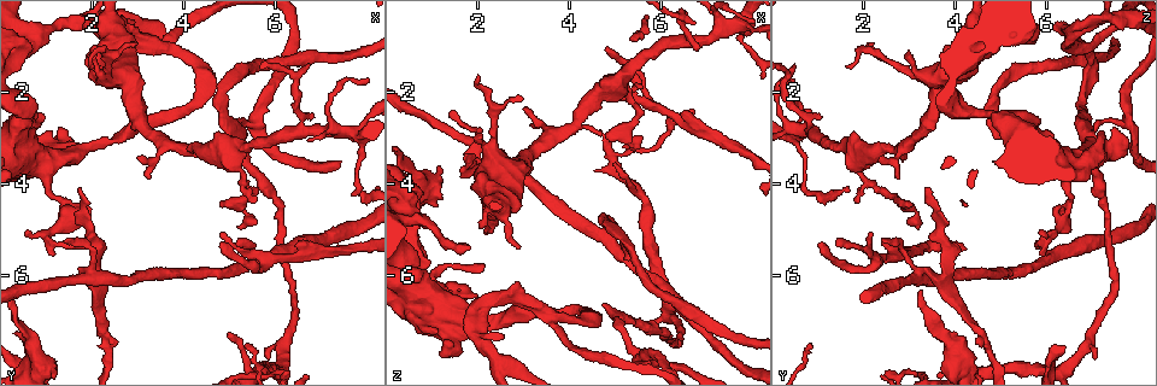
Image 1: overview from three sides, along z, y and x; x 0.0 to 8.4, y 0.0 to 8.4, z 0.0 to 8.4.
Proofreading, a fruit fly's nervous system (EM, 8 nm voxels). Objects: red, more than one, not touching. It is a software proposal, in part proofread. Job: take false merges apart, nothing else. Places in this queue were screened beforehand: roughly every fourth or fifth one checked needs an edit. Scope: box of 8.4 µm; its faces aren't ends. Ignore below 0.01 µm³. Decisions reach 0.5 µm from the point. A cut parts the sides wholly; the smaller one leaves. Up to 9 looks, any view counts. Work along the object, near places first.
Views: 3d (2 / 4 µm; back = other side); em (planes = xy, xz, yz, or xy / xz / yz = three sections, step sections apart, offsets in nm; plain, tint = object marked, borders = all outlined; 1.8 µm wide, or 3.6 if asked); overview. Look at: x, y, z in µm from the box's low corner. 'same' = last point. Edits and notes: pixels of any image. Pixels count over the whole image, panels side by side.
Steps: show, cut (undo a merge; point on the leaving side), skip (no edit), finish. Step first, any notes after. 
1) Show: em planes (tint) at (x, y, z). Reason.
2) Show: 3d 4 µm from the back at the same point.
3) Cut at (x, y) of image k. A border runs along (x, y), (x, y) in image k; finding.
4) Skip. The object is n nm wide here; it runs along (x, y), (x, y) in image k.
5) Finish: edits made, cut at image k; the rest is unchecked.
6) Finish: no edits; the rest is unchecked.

Show: em 3.6 µm planes (tint) at (3.65, 1.00, 7.00). Arms part here.

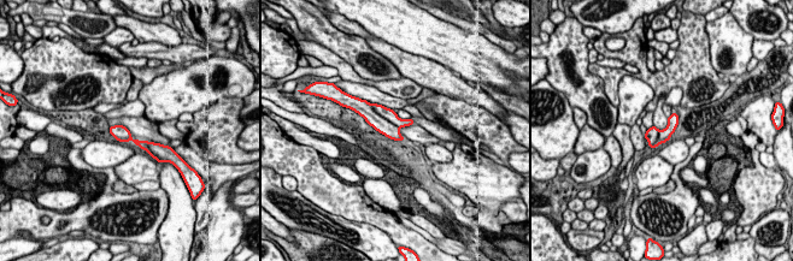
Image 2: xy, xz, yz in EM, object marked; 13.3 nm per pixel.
Skip. It runs along (112, 129), (154, 150) in image 2; one cell here.

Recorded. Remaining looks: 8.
Show: 3d 2 µm at (5.55, 2.60, 7.70).

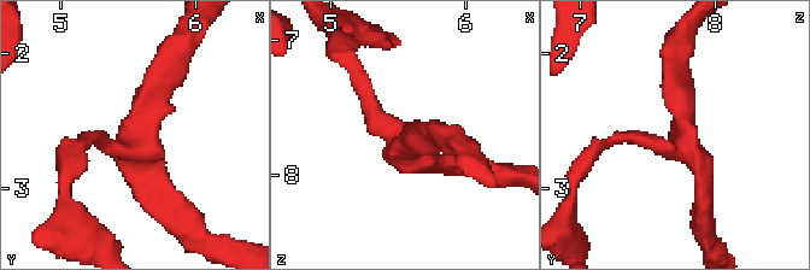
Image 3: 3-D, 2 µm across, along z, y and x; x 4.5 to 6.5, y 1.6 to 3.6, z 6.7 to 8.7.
Show: em yz step 16 (tint) at (5.60, 2.56, 7.74). 3 arms meet here; shape alone is not enough.

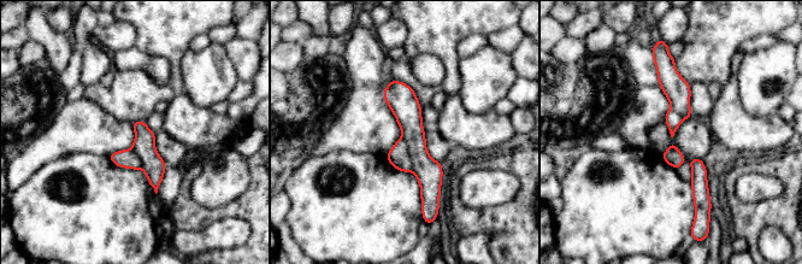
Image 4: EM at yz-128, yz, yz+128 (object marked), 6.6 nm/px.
Show: em planes (tint) at the same point.

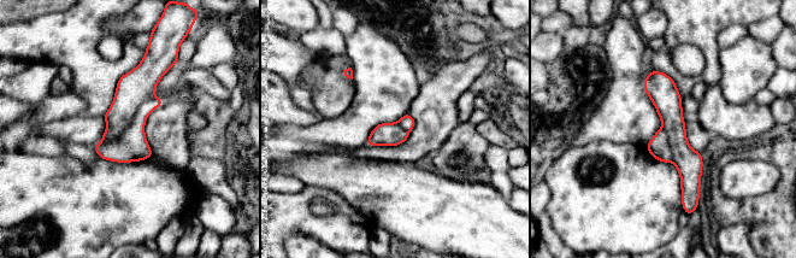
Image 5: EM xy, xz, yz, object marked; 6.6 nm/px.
Cut at (131, 146) of image 5. The object is 160 nm wide here; two cells meet here.

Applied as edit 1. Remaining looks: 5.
Show: 3d 4 µm at (0.70, 2.45, 4.60). Thin neck.

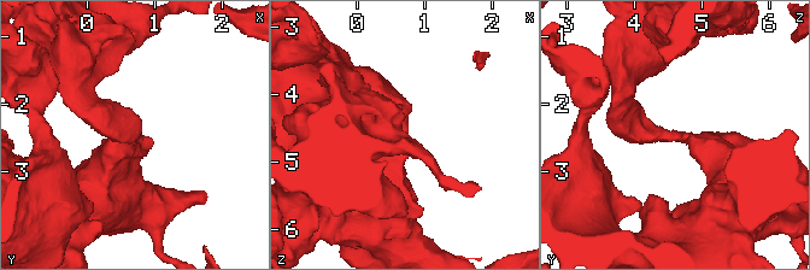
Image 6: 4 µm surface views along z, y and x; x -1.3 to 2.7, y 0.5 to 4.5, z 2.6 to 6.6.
Show: em planes (borders) at (0.65, 2.50, 4.60). The arms are 240, 440 nm wide.

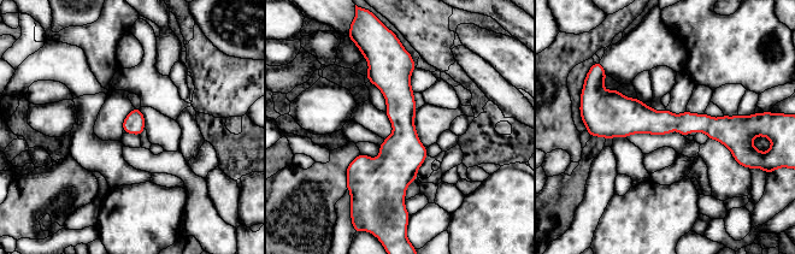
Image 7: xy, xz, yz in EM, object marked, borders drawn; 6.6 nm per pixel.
Skip. It runs along (598, 120), (705, 123), (742, 133) in image 7; continuous, no second cell.

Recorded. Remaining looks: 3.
Show: em xy step 16 (tint) at (1.25, 3.40, 6.60). Sudden change in width.

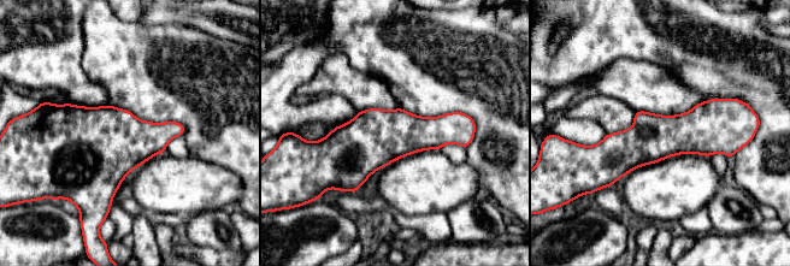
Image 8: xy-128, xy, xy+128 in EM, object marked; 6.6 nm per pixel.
Show: em planes (tint) at the same point.

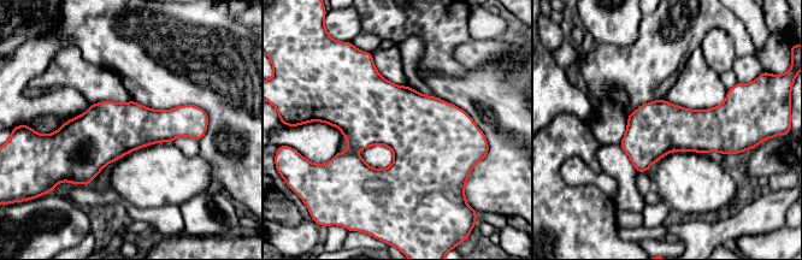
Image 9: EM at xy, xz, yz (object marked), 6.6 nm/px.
Skip. Continuous, no second cell.

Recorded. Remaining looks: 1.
Finish: edits made, cut at image 5; the rest is unchecked.

